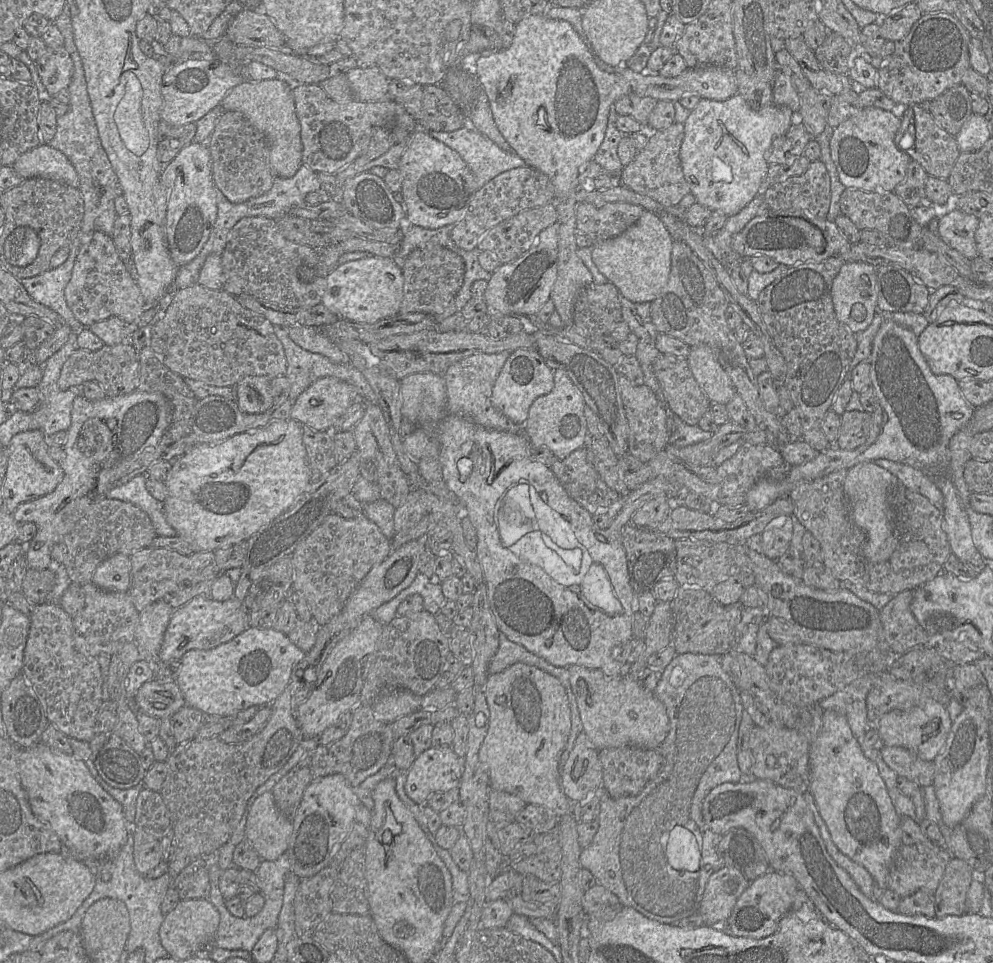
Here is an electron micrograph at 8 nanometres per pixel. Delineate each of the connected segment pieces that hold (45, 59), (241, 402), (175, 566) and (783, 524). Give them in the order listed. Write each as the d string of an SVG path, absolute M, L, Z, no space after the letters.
M64 46L57 48L47 47L43 55L35 61L35 64L40 79L49 96L52 97L60 90L68 87L73 75L73 63Z
M246 376L236 385L236 402L242 412L260 414L273 404L271 380L263 376Z
M147 547L132 554L130 561L131 584L128 593L139 612L157 600L163 600L177 609L195 597L211 598L212 585L222 574L212 551L185 555L171 549Z
M782 516L774 519L761 534L762 554L777 560L788 548L793 535L794 517Z

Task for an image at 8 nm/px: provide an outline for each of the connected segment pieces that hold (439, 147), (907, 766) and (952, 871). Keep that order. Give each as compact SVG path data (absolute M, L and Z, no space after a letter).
M417 128L400 158L398 170L402 178L400 193L403 196L406 219L411 225L437 229L455 225L465 215L474 192L474 176L461 156L444 143L433 138L428 131Z
M883 745L881 756L898 776L915 781L922 788L933 785L935 777L934 761L924 761L912 751L898 746Z
M950 860L934 894L937 918L966 913L967 894L975 874L975 868L965 860Z

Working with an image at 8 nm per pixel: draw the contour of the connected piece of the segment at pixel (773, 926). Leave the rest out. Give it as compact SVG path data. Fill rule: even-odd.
M770 870L749 883L726 922L718 928L735 937L762 939L775 932L781 919L792 910L800 886L790 875Z

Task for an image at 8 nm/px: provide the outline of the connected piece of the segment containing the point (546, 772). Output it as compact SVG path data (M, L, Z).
M516 663L505 670L490 674L486 682L486 700L489 707L489 728L486 737L479 749L479 761L488 773L490 786L494 789L505 791L520 797L526 804L535 804L551 810L557 816L572 812L572 801L565 795L561 785L560 758L565 749L571 731L571 710L567 693L561 682L554 676L524 663Z

